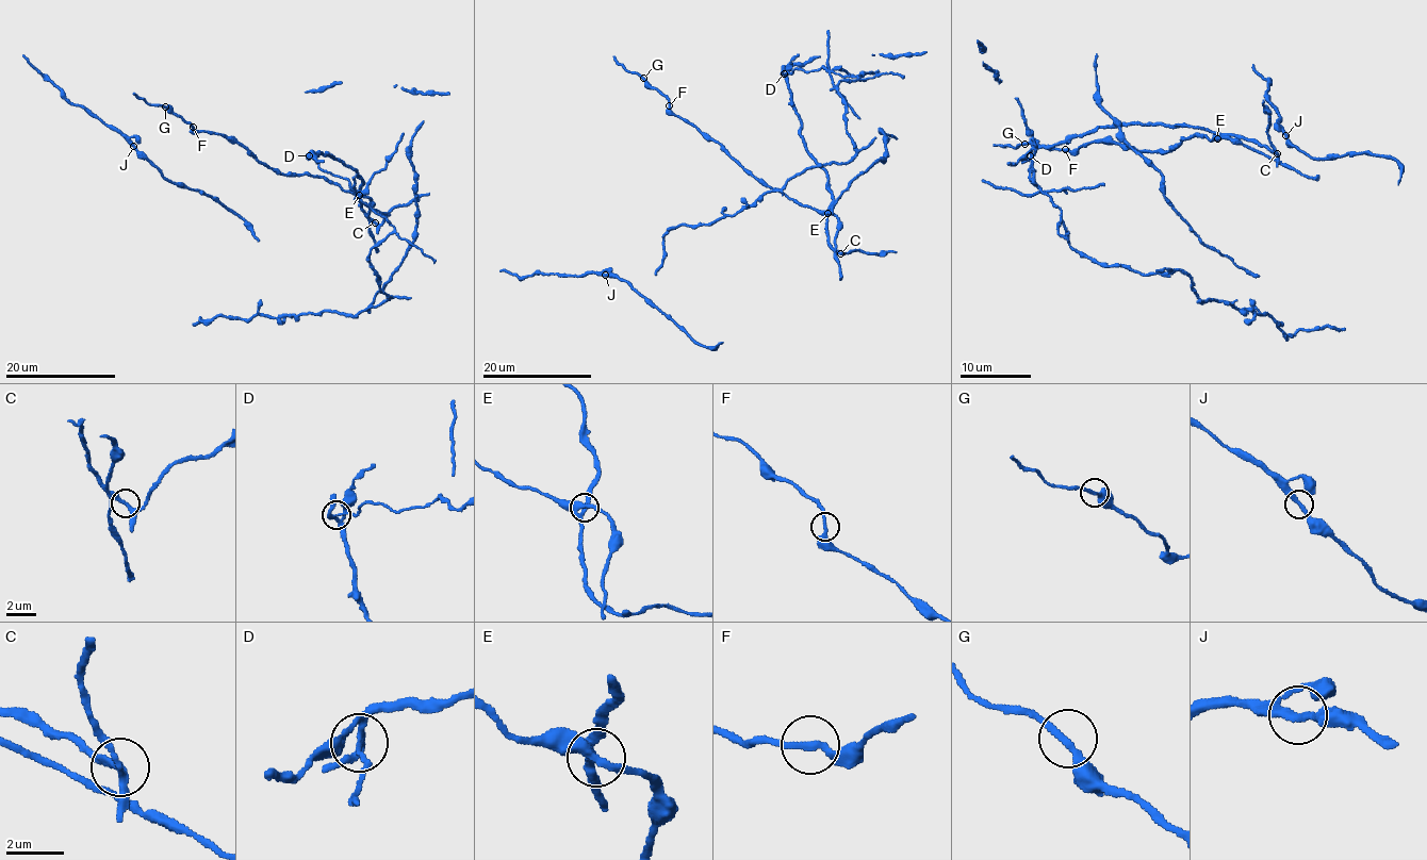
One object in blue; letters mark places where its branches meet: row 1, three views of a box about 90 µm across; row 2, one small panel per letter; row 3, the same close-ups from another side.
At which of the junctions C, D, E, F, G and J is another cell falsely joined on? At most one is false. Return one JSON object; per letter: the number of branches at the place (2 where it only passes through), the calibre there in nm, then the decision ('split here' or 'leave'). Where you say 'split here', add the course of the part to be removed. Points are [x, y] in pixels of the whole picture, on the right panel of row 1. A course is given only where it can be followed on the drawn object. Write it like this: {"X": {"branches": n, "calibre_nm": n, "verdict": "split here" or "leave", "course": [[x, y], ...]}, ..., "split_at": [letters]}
{"C": {"branches": 3, "calibre_nm": 200, "verdict": "leave"}, "D": {"branches": 4, "calibre_nm": 200, "verdict": "split here", "course": [[1031, 155], [1031, 181], [1077, 250], [1142, 274], [1177, 270], [1200, 303], [1264, 312], [1283, 333], [1344, 328]]}, "E": {"branches": 4, "calibre_nm": 320, "verdict": "leave"}, "F": {"branches": 2, "calibre_nm": 240, "verdict": "leave"}, "G": {"branches": 2, "calibre_nm": 220, "verdict": "leave"}, "J": {"branches": 2, "calibre_nm": 240, "verdict": "leave"}, "split_at": ["D"]}

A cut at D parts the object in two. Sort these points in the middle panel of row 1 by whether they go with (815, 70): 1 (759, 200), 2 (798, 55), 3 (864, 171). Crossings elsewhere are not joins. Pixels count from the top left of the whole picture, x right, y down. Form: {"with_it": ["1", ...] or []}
{"with_it": ["1"]}

